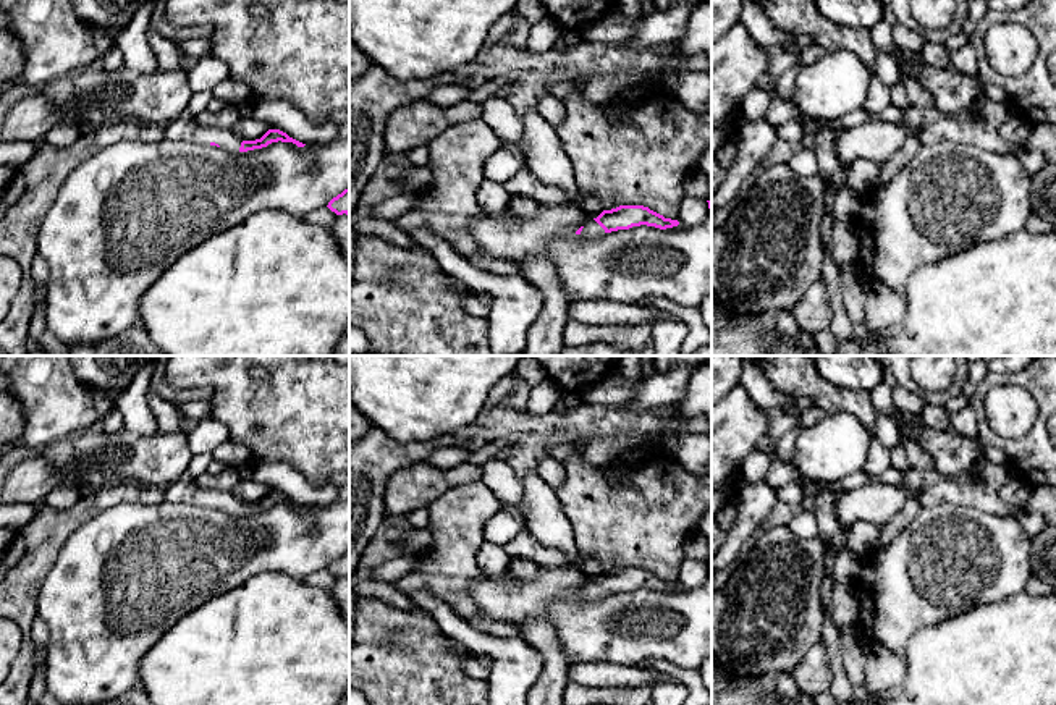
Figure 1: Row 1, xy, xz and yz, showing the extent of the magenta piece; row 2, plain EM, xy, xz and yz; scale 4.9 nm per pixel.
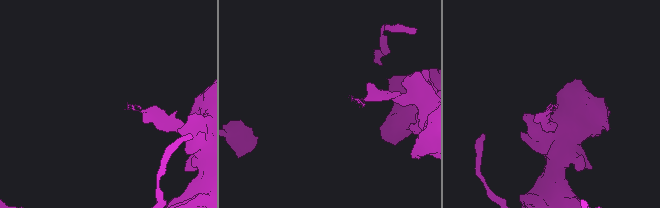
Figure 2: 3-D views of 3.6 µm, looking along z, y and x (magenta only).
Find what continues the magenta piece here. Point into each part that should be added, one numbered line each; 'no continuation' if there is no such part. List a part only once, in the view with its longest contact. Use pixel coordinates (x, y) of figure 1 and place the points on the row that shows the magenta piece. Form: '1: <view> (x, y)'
1: xz (592, 228)

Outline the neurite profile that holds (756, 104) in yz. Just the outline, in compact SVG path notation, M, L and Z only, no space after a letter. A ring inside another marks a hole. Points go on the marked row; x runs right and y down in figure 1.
M760 87L750 91L742 100L741 112L746 121L755 121L765 118L770 107L770 92Z

